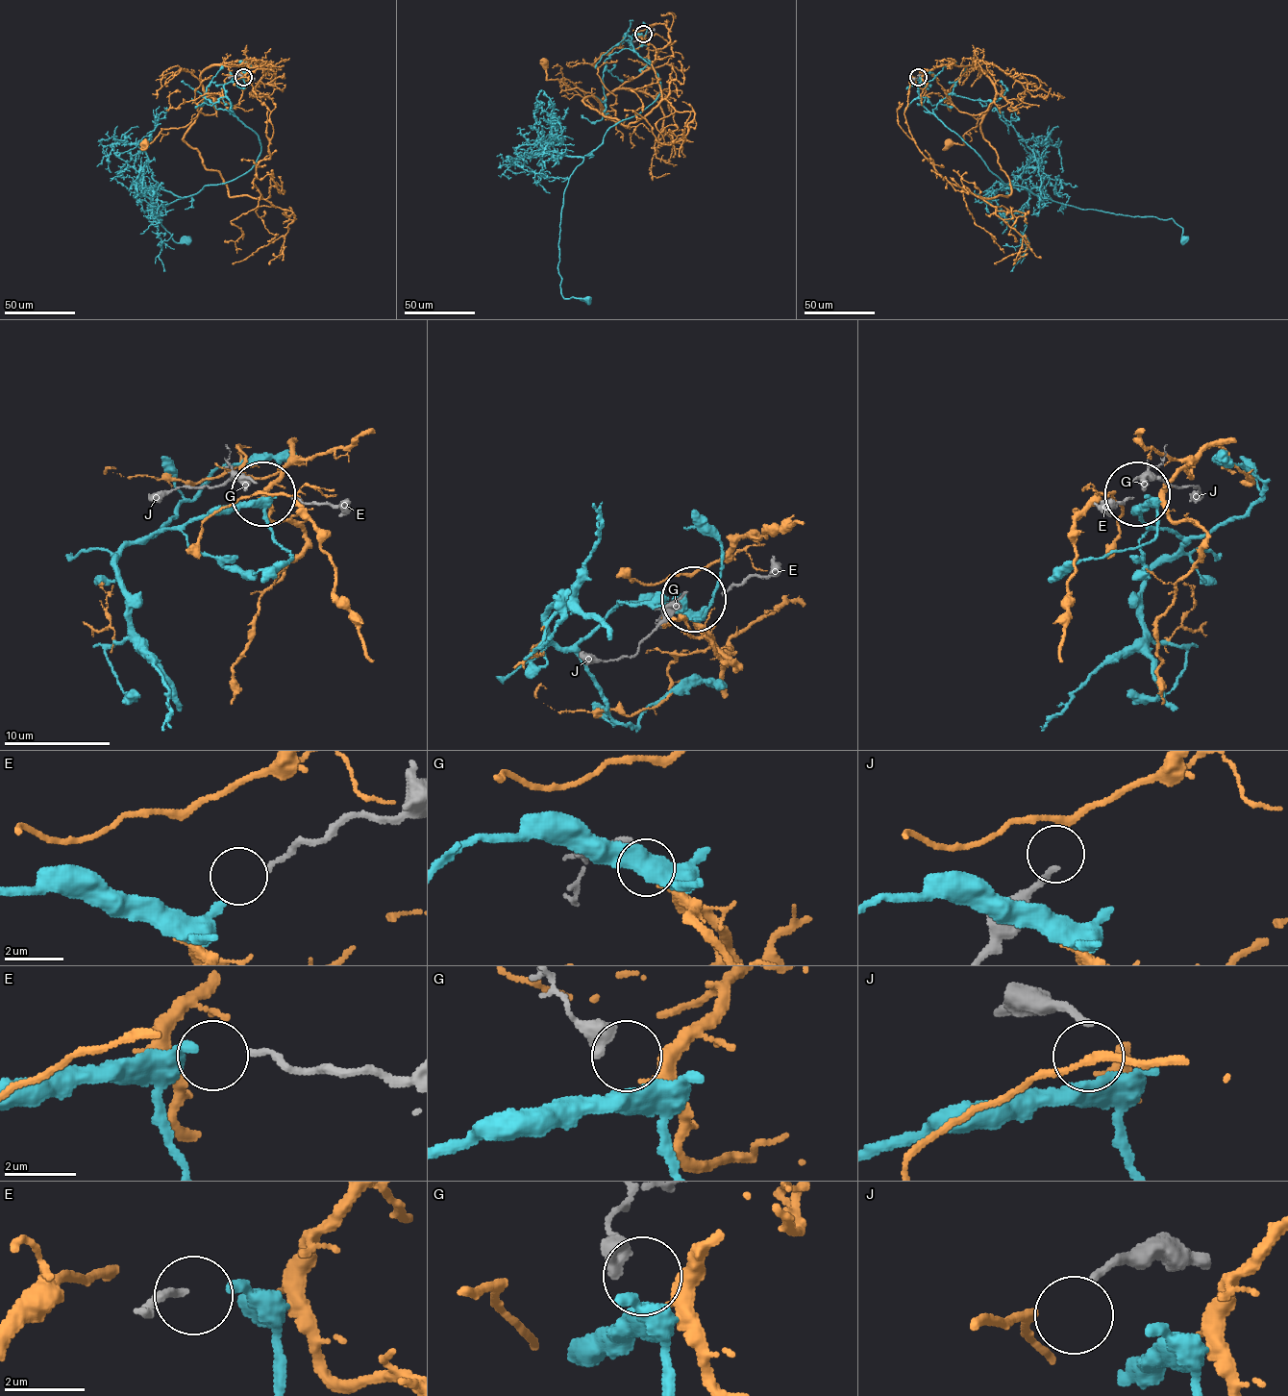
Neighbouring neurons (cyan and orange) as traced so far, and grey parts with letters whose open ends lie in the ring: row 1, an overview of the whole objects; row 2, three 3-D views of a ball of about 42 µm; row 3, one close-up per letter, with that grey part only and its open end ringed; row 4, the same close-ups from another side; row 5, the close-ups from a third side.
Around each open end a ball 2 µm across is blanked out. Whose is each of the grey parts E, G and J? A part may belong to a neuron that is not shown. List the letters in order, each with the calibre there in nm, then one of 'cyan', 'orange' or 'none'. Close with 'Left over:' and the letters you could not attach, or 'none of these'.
E: calibre 160 nm; cyan
G: calibre 480 nm; none
J: calibre 200 nm; orange
Left over: G

